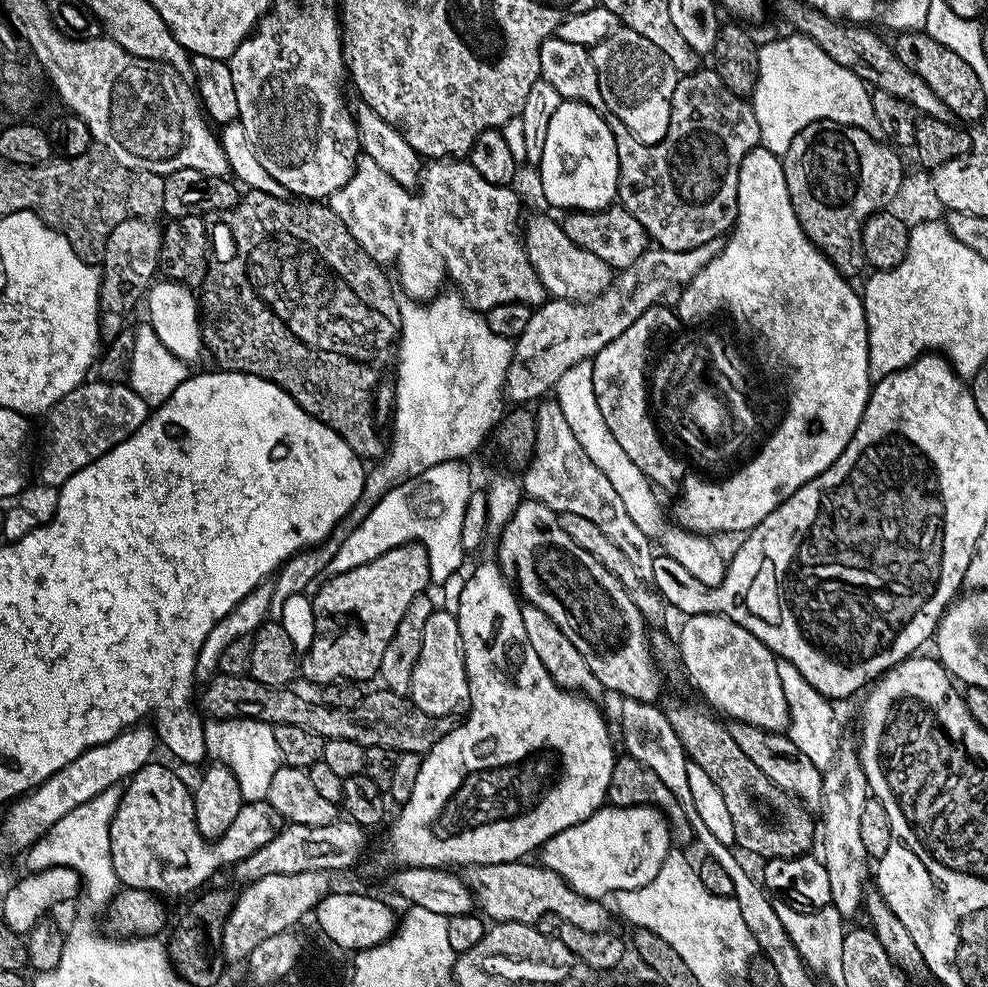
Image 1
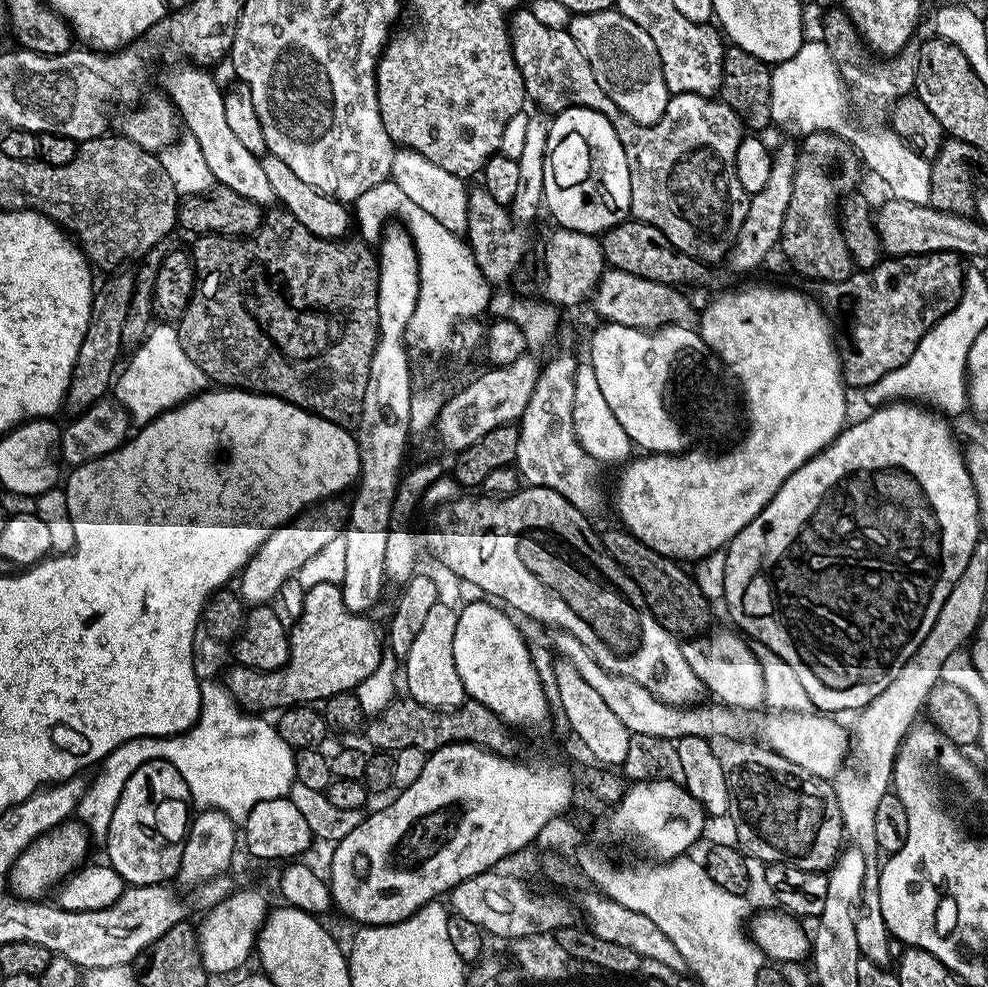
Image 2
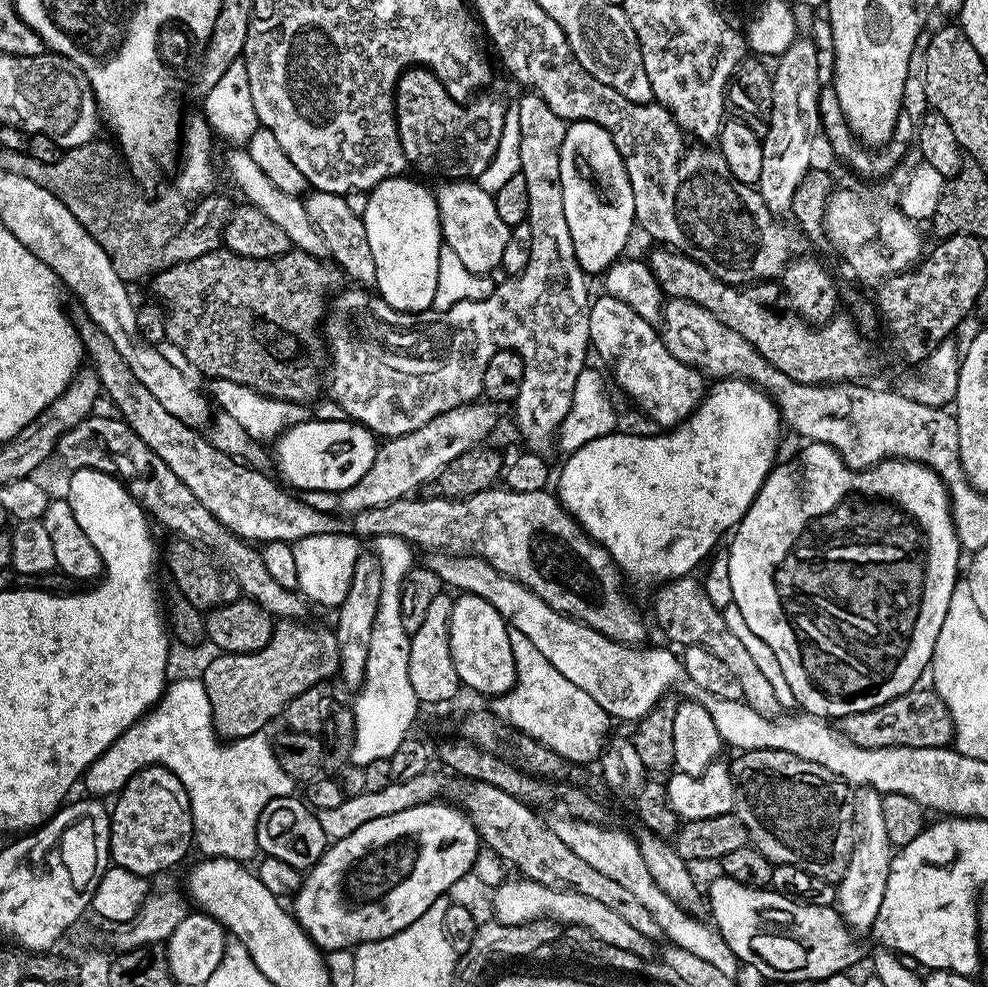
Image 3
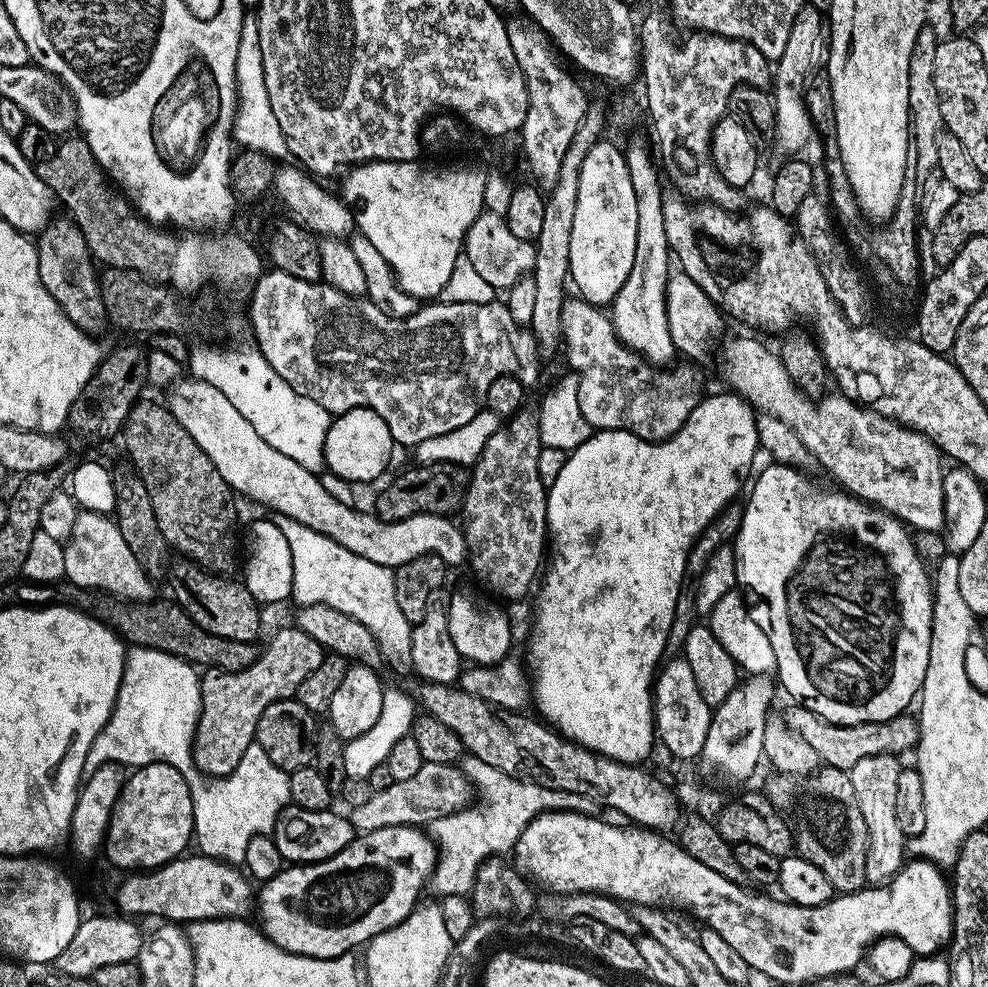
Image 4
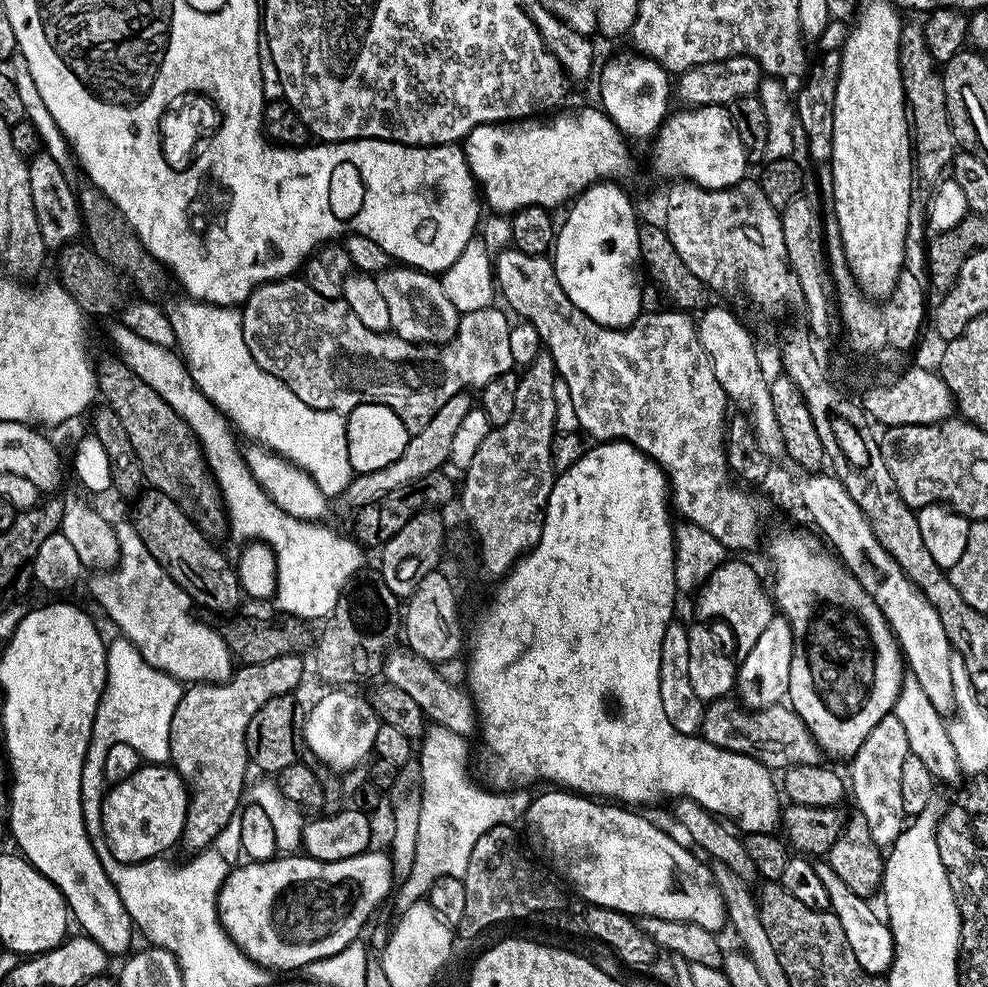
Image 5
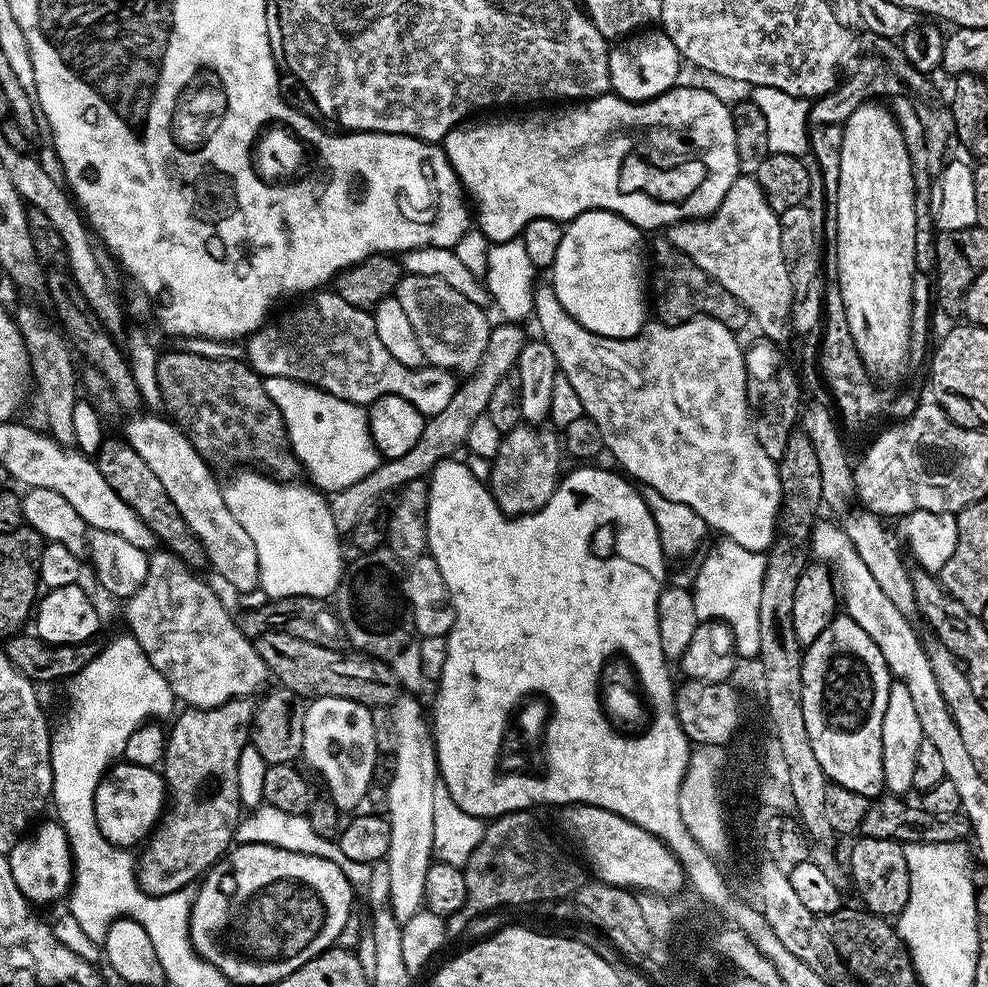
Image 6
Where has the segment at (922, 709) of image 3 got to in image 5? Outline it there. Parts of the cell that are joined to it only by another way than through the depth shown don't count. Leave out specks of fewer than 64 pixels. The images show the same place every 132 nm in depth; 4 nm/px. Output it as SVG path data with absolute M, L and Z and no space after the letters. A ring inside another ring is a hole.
M732 698L713 700L704 709L699 735L703 739L710 741L714 746L725 748L738 754L746 754L769 770L777 770L776 768L787 770L799 764L802 766L818 766L826 756L826 753L820 749L820 744L810 734L806 722L802 722L802 718L798 718L798 714L793 708L784 702L771 704L769 708L749 710Z

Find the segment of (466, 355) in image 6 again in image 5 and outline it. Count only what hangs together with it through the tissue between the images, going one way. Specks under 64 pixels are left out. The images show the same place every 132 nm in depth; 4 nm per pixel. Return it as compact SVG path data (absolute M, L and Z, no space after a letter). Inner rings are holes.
M389 266L375 273L378 290L390 310L391 331L411 344L439 346L452 340L460 326L460 313L446 296L441 281L431 272L407 266Z

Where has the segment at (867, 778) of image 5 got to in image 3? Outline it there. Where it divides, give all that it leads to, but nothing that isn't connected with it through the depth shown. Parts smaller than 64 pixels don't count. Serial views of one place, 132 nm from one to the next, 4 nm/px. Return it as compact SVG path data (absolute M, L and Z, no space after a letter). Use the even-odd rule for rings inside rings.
M857 787L852 794L852 822L854 839L850 862L846 874L841 878L836 890L836 904L840 917L849 929L871 929L878 918L882 898L886 898L886 882L890 878L890 866L894 846L886 838L886 825L882 819L882 795L872 788Z

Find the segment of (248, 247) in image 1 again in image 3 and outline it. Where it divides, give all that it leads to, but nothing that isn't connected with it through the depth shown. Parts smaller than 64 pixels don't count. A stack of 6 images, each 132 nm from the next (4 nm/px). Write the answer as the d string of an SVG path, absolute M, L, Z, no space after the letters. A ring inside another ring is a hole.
M220 247L216 252L202 254L193 261L161 267L160 273L157 271L151 280L152 292L156 295L153 297L164 305L164 311L168 313L164 331L166 340L178 346L193 369L207 378L238 382L264 396L307 405L307 400L314 399L322 392L322 373L326 368L326 344L322 339L322 328L314 328L322 326L322 322L314 320L323 321L326 308L314 306L316 300L321 298L320 292L330 290L335 280L342 276L339 268L324 263L328 262L297 250L289 250L272 260L259 260Z

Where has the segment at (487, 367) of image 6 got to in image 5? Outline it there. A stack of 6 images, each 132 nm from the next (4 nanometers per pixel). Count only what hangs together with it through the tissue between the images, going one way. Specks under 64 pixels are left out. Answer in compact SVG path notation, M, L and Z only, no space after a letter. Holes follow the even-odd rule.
M462 391L450 398L450 402L446 402L446 406L442 406L442 410L430 418L426 427L409 439L406 450L394 462L390 462L390 466L382 466L382 470L355 473L342 495L343 499L348 499L353 509L370 506L370 502L382 498L382 494L394 490L400 484L409 484L418 478L426 478L426 474L441 471L449 463L454 434L457 433L462 418L474 407L473 397L471 400L468 396L471 395L467 391Z

